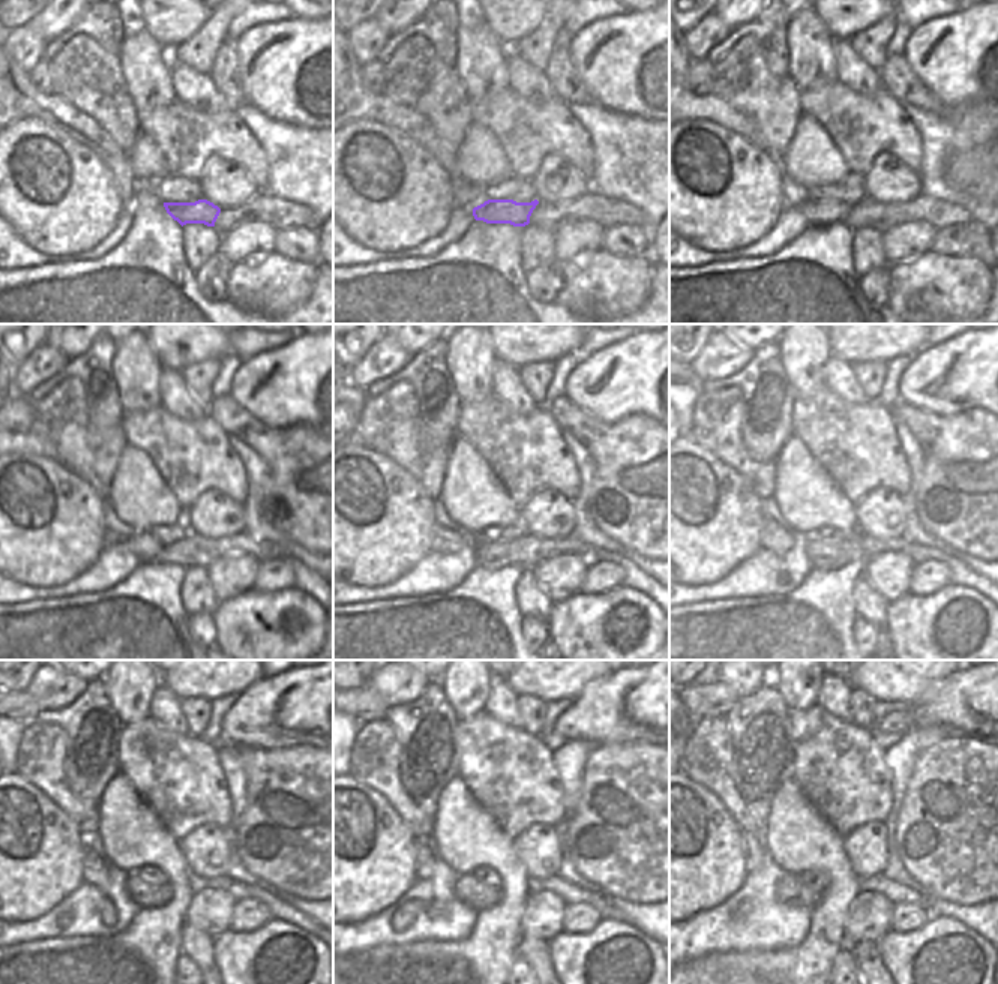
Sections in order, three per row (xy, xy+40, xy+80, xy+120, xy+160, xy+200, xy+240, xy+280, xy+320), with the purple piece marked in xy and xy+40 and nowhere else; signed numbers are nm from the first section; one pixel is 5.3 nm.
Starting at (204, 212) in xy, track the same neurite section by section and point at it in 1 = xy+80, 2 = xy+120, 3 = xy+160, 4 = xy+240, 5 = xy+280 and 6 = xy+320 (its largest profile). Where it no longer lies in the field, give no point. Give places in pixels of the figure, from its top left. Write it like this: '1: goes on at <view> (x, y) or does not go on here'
1: goes on at xy+80 (818, 212)
2: goes on at xy+120 (144, 545)
3: goes on at xy+160 (443, 540)
4: goes on at xy+240 (93, 864)
5: goes on at xy+280 (425, 857)
6: goes on at xy+320 (754, 851)

